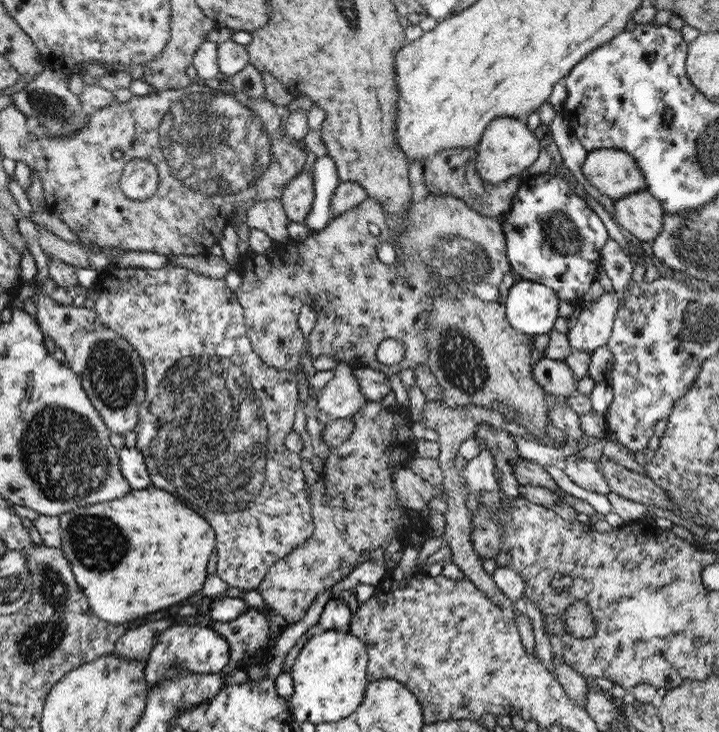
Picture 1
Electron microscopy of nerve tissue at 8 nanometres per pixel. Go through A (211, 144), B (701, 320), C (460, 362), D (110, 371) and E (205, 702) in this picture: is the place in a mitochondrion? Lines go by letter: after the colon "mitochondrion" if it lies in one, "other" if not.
A: mitochondrion
B: mitochondrion
C: mitochondrion
D: mitochondrion
E: other

